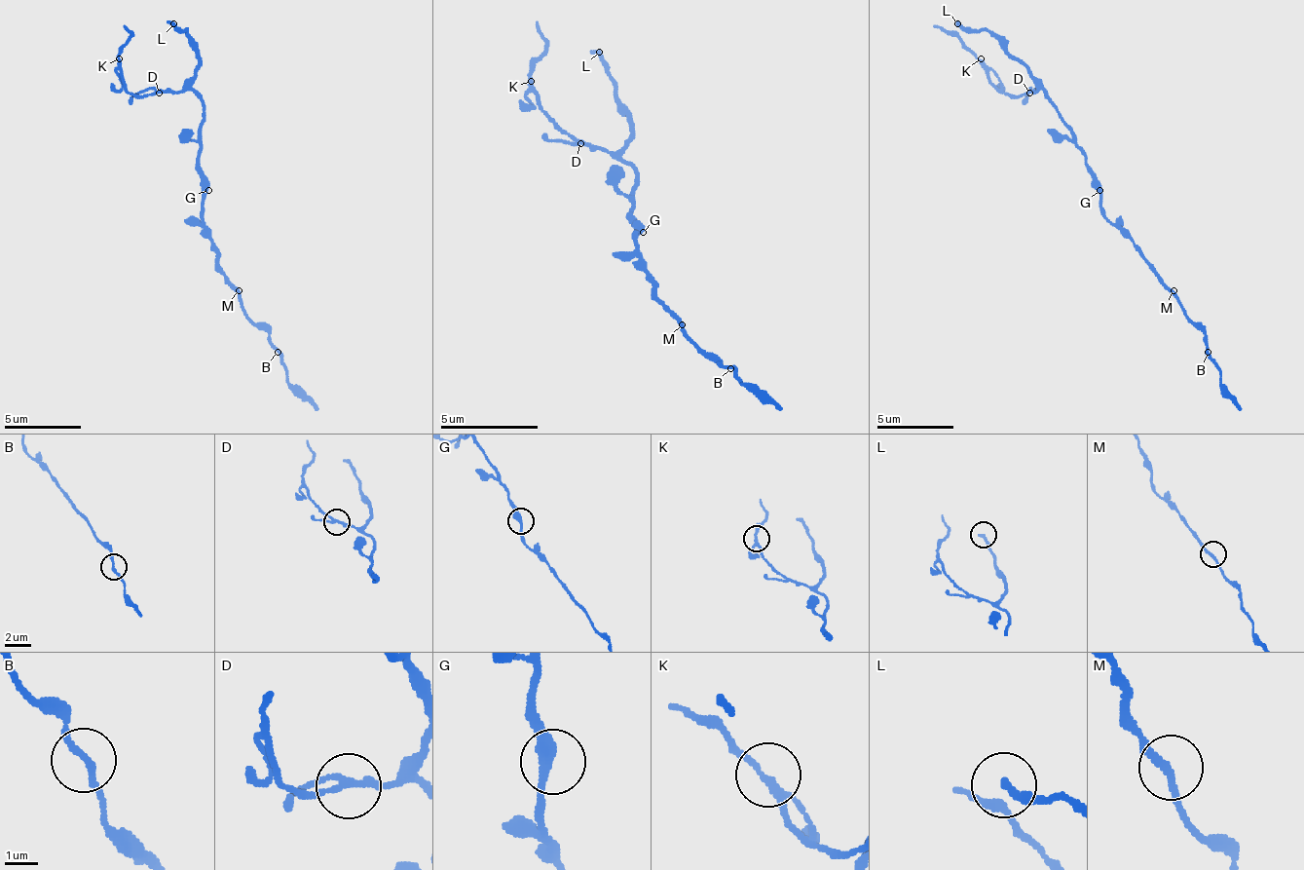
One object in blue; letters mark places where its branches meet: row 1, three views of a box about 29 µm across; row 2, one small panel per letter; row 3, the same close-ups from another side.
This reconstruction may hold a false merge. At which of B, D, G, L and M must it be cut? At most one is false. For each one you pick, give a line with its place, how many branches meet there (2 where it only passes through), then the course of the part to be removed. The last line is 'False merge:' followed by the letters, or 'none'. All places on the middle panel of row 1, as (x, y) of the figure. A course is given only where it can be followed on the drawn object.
D: Place: (580, 143). Branches: 3. Course of the part to remove: (579, 144), (540, 105), (531, 61), (545, 47), (536, 22)
False merge: D

